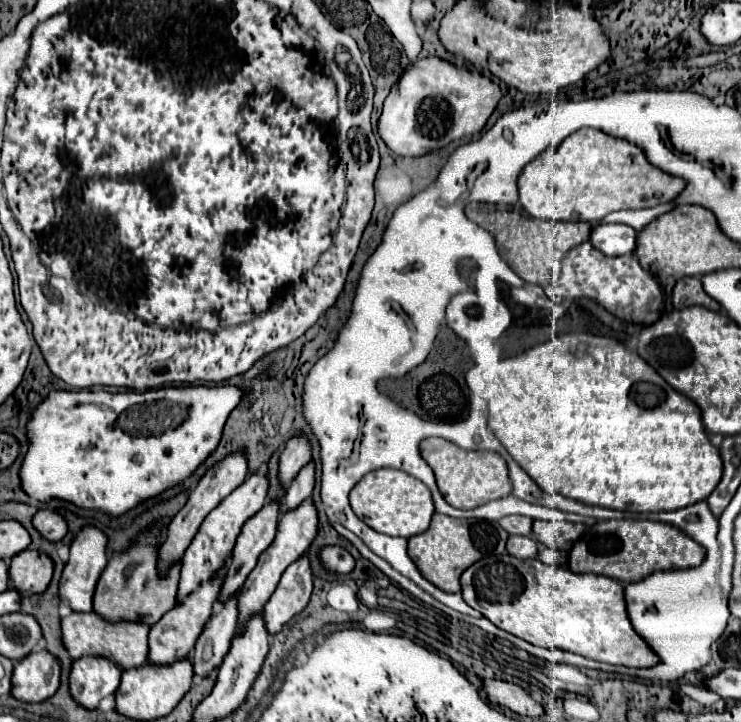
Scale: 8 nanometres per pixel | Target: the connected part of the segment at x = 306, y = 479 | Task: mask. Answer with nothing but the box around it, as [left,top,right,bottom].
[283,463,315,511]

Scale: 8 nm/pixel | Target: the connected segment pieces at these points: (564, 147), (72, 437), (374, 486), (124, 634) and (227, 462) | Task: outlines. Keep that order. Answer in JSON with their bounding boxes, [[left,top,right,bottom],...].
[[517,129,685,225],[19,387,241,517],[349,469,435,537],[61,613,149,669],[157,453,247,575]]

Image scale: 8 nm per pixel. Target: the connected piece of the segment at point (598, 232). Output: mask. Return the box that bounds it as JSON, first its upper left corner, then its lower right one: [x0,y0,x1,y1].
[589,225,637,255]

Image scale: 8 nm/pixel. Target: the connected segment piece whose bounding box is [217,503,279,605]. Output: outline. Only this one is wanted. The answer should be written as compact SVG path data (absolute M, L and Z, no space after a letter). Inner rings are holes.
M267 503L261 509L261 513L253 515L243 525L243 531L237 537L237 543L233 549L231 565L223 577L223 585L217 597L219 605L229 601L229 597L235 595L243 587L247 575L257 565L259 555L265 551L269 543L273 543L275 531L277 531L277 519L279 519L279 505Z

